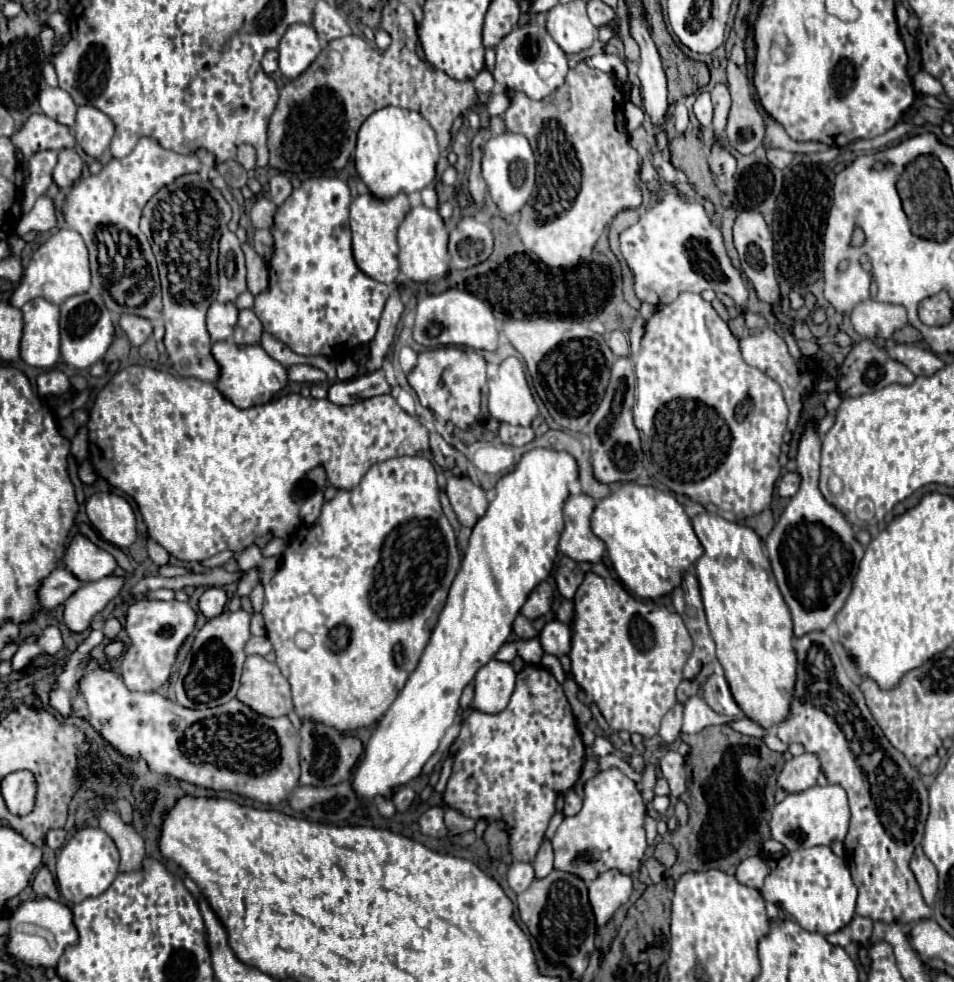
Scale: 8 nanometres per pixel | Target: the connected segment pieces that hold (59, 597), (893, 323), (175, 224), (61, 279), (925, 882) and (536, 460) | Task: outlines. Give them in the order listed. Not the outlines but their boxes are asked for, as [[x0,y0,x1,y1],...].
[[37,569,81,611],[851,299,907,341],[141,173,221,383],[11,229,91,307],[911,847,937,905],[351,449,577,799]]

